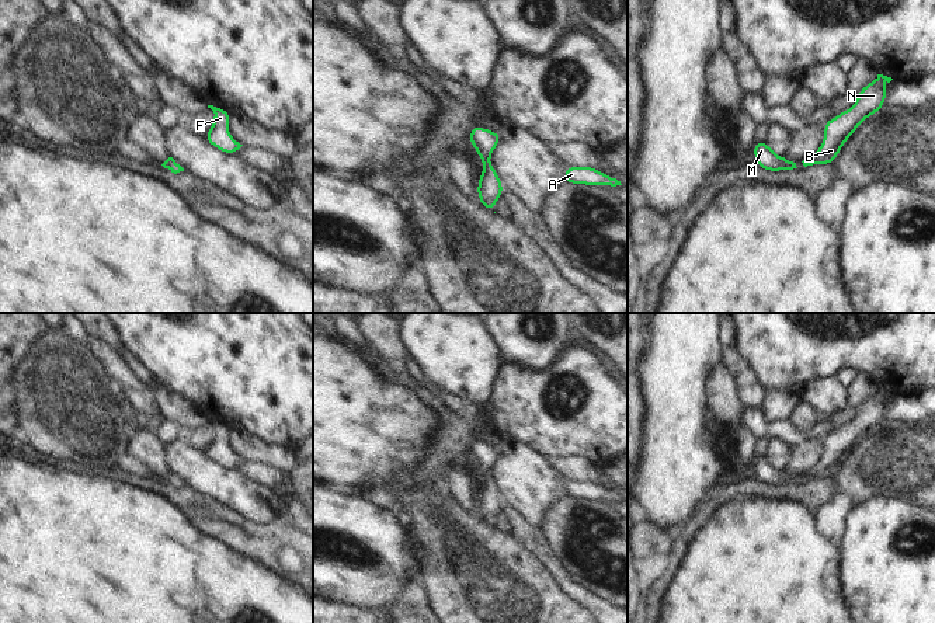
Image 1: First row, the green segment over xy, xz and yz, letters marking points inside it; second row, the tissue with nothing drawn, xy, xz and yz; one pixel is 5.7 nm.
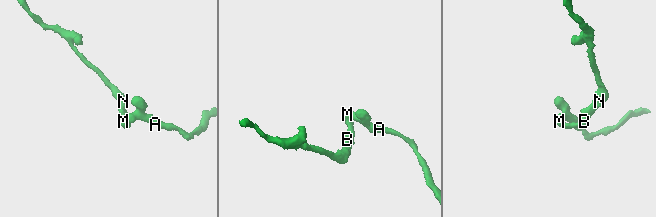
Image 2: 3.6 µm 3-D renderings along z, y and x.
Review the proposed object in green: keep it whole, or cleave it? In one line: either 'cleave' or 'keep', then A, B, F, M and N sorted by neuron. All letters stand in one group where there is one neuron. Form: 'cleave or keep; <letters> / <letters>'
keep; A B F M N

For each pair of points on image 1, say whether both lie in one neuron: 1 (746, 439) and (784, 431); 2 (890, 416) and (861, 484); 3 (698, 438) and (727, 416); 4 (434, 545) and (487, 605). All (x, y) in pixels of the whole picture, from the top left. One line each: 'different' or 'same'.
1: different
2: different
3: different
4: same

